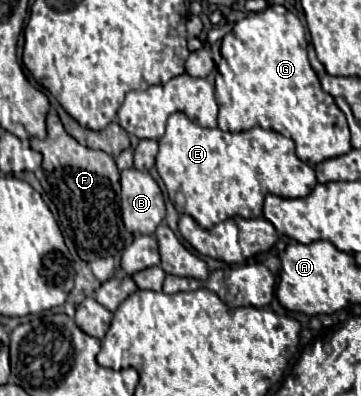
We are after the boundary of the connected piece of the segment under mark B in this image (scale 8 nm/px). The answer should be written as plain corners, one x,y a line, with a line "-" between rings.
124,170
120,175
120,211
128,232
154,234
164,220
164,198
154,178
144,170

